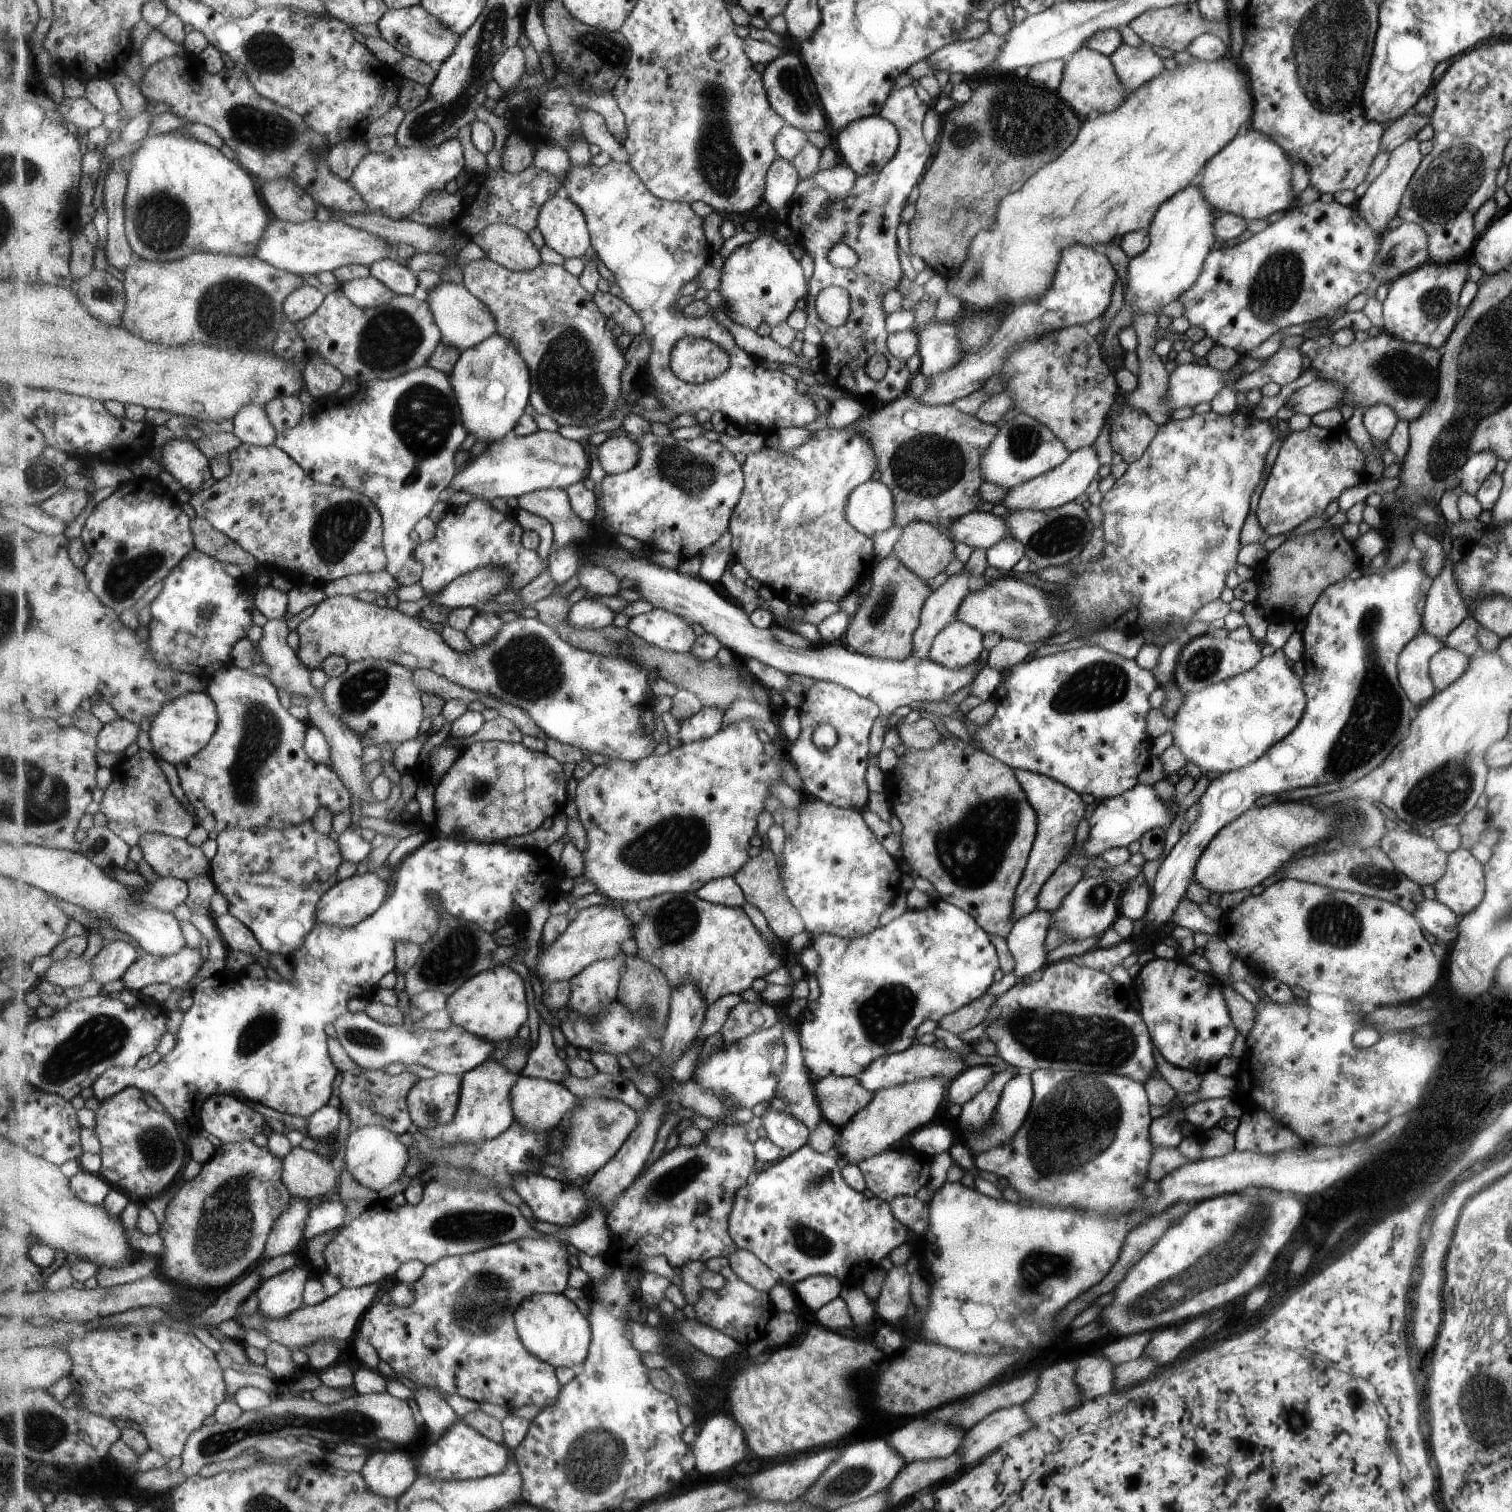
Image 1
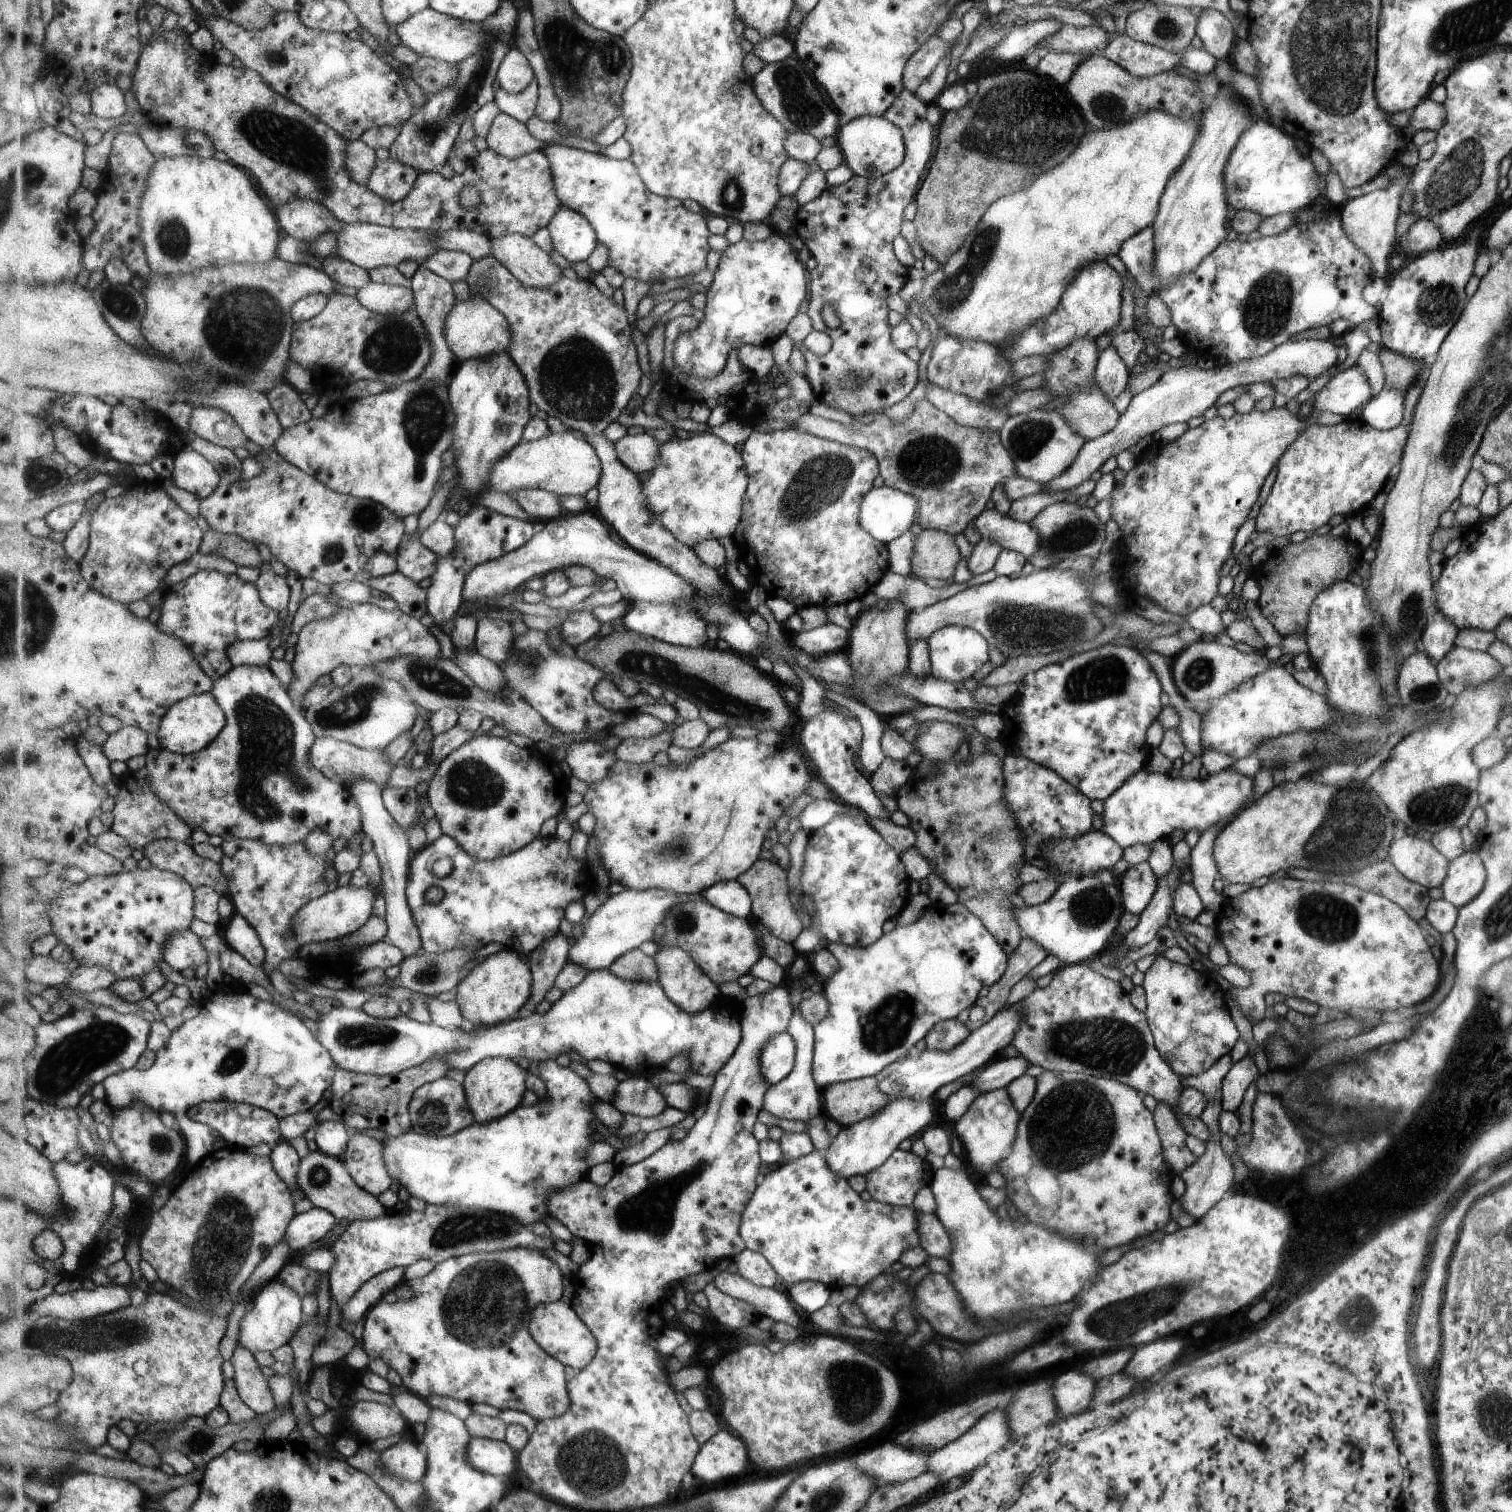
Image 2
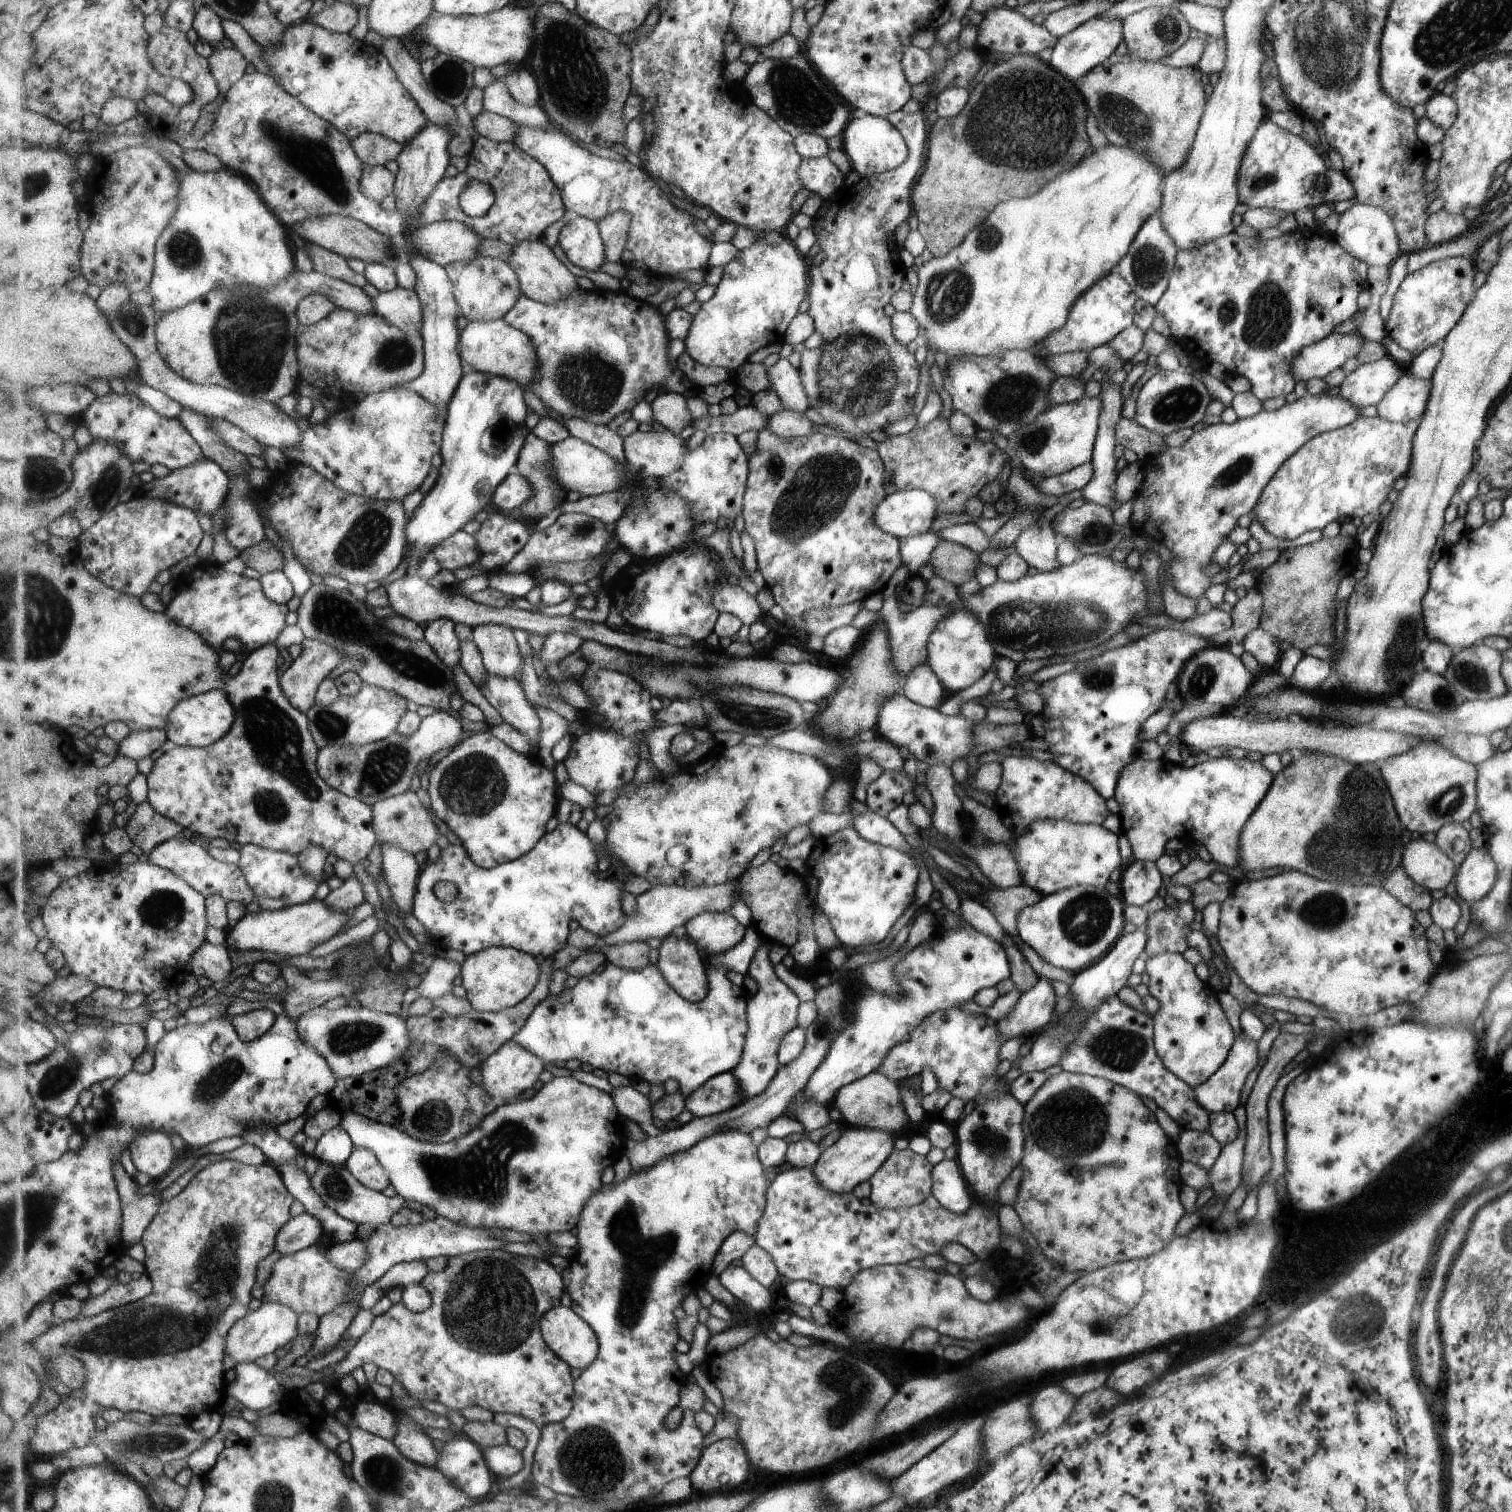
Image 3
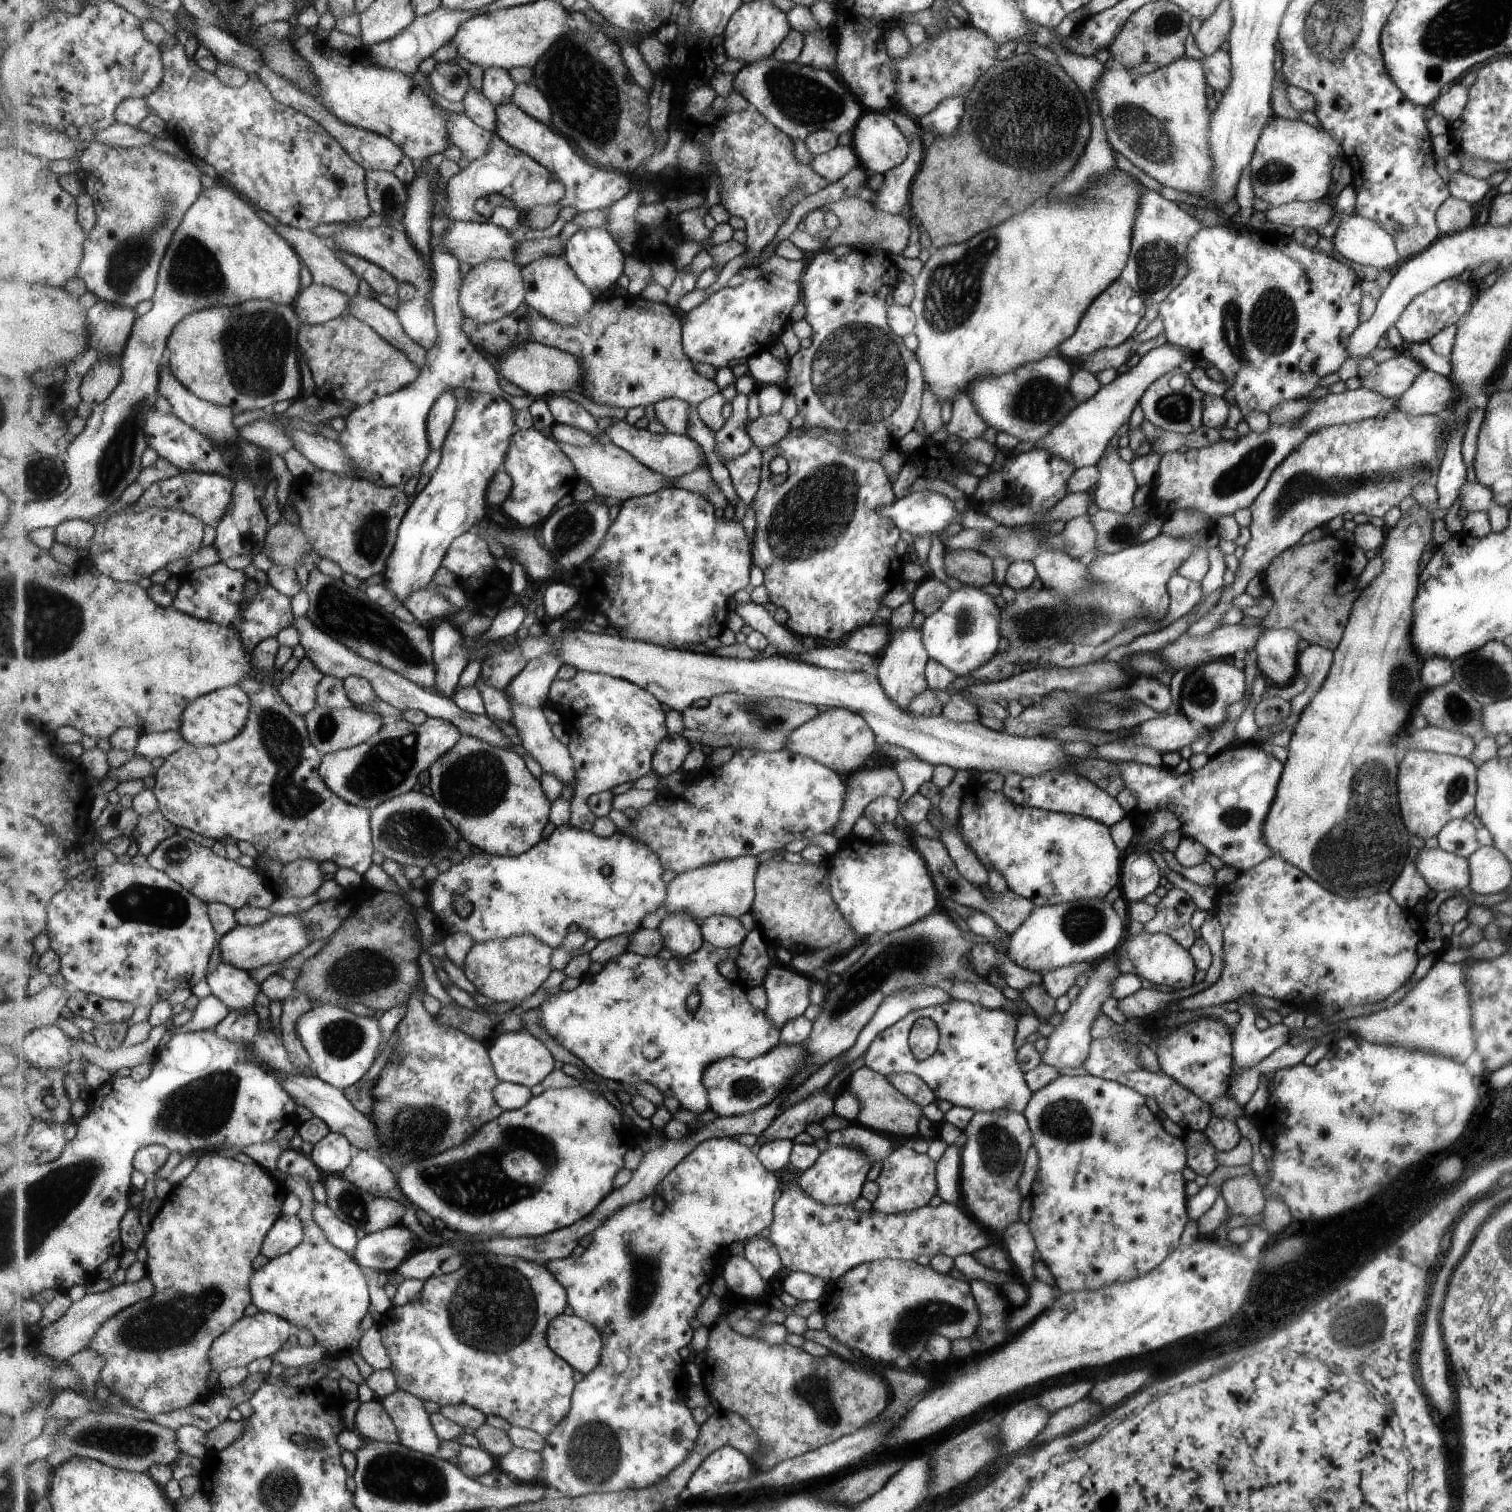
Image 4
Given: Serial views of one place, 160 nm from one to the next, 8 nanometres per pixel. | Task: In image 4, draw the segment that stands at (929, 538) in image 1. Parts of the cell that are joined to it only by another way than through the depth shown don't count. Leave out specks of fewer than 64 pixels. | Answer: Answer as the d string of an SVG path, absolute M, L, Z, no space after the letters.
M972 550L945 551L943 555L945 572L963 585L982 587L993 583L991 558Z

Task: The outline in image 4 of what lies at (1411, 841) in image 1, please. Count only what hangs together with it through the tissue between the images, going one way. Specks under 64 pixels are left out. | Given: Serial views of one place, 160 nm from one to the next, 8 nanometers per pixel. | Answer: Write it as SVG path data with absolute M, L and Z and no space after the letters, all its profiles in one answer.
M1439 847L1419 849L1413 866L1435 892L1459 893L1470 882L1469 861Z

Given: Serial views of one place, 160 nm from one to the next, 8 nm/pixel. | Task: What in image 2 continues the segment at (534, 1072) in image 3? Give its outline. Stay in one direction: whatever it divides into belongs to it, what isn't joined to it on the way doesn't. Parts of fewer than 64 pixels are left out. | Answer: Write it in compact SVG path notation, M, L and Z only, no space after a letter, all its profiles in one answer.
M487 1057L466 1072L464 1087L475 1123L491 1122L513 1112L523 1104L527 1092L527 1069L507 1057Z

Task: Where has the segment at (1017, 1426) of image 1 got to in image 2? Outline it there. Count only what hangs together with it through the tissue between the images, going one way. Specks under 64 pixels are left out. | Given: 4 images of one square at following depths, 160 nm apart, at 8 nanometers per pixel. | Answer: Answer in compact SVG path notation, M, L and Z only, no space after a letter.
M1002 1409L989 1410L982 1414L973 1426L964 1432L953 1442L939 1447L932 1453L928 1454L925 1472L936 1475L940 1482L947 1482L951 1478L966 1477L971 1474L977 1467L983 1466L986 1459L998 1451L1007 1441L1011 1440L1010 1428L1006 1421L1006 1414Z

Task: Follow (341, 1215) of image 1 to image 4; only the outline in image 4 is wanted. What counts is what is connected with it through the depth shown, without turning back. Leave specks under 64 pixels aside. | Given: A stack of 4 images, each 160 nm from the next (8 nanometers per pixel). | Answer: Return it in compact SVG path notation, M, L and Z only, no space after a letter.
M283 1215L266 1234L262 1254L269 1259L291 1252L304 1239L304 1222L299 1215Z

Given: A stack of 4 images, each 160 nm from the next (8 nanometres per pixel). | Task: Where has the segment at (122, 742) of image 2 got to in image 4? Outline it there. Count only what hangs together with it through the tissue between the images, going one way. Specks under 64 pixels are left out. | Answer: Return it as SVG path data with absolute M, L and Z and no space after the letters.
M165 731L140 735L140 741L134 753L145 759L162 757L166 760L173 752L181 750L187 744L181 731Z

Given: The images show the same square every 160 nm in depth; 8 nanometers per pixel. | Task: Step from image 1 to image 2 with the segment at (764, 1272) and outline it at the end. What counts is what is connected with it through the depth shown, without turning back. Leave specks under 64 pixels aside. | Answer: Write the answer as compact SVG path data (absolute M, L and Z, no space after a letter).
M747 1249L738 1254L733 1262L737 1265L737 1272L741 1276L759 1286L775 1288L780 1279L770 1260L760 1252Z

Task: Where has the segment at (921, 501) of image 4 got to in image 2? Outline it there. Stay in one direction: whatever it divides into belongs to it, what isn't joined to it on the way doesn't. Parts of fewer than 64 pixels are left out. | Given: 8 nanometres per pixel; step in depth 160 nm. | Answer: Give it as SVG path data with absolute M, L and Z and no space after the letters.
M883 485L863 495L858 521L875 540L889 543L909 531L918 516L918 497Z

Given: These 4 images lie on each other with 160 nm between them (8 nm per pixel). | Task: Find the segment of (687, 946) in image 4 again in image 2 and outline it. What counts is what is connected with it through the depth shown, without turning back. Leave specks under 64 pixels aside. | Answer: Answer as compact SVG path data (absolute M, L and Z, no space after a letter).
M665 947L654 957L658 964L660 985L665 989L667 996L670 996L671 1000L675 1001L675 1004L678 1004L684 1011L703 1012L721 995L718 984L683 947Z

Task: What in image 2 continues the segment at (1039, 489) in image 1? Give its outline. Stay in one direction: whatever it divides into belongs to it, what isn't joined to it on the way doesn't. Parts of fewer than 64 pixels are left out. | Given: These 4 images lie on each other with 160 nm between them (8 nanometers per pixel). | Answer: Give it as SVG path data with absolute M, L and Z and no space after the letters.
M1301 339L1300 341L1285 341L1266 355L1234 363L1226 362L1219 368L1206 370L1198 369L1195 366L1169 368L1159 376L1154 384L1131 397L1125 411L1119 415L1118 423L1109 432L1094 439L1087 439L1074 462L1061 475L1048 480L1044 484L1044 490L1039 493L1058 493L1069 491L1071 487L1077 487L1079 483L1089 479L1090 474L1099 469L1110 456L1115 456L1123 449L1131 448L1139 439L1145 435L1152 435L1167 424L1186 423L1189 418L1203 414L1227 389L1255 382L1272 383L1277 379L1286 379L1295 375L1314 378L1335 365L1336 358L1336 347L1331 339Z

